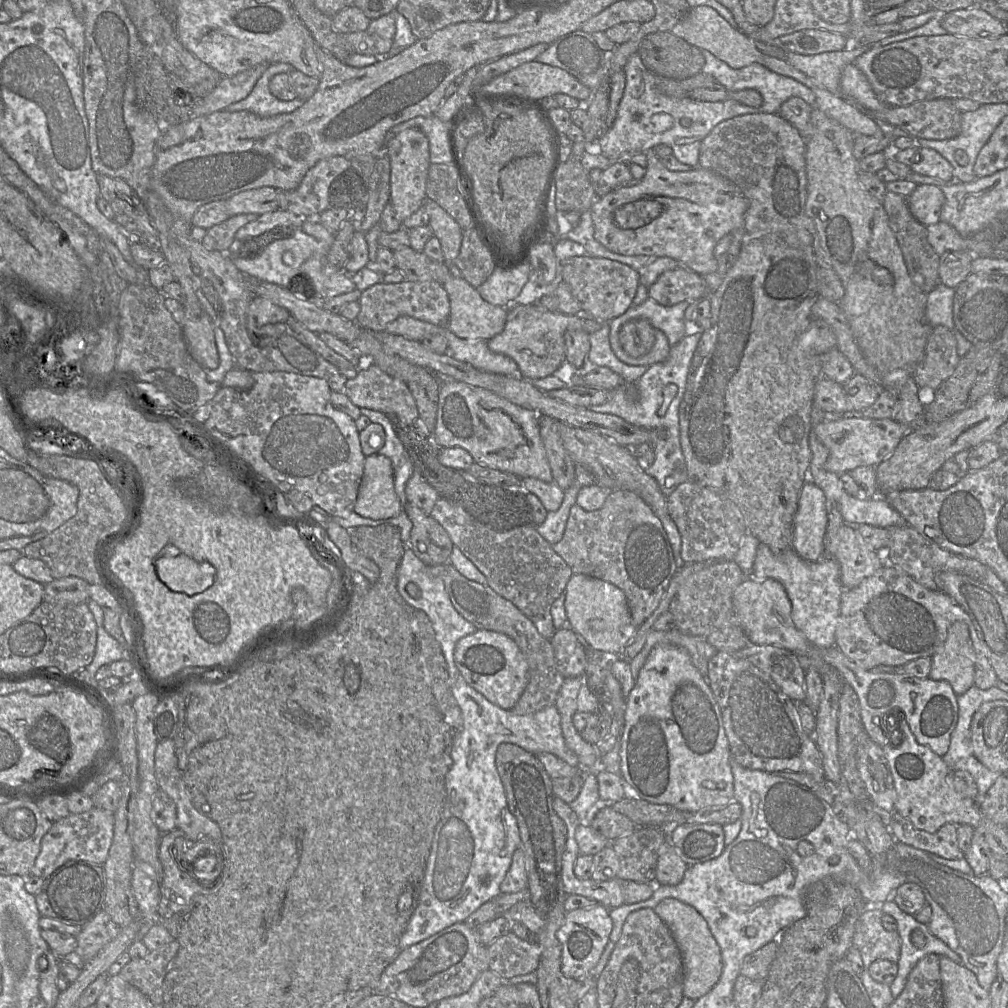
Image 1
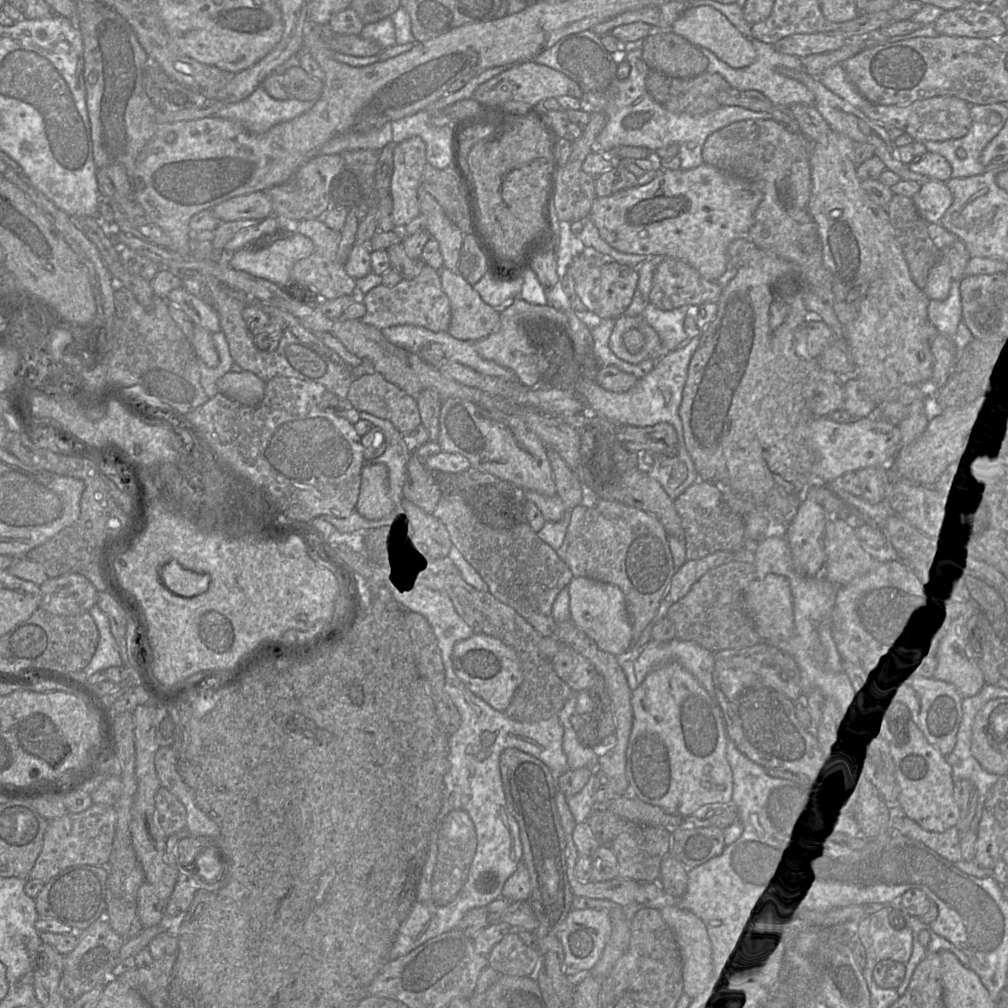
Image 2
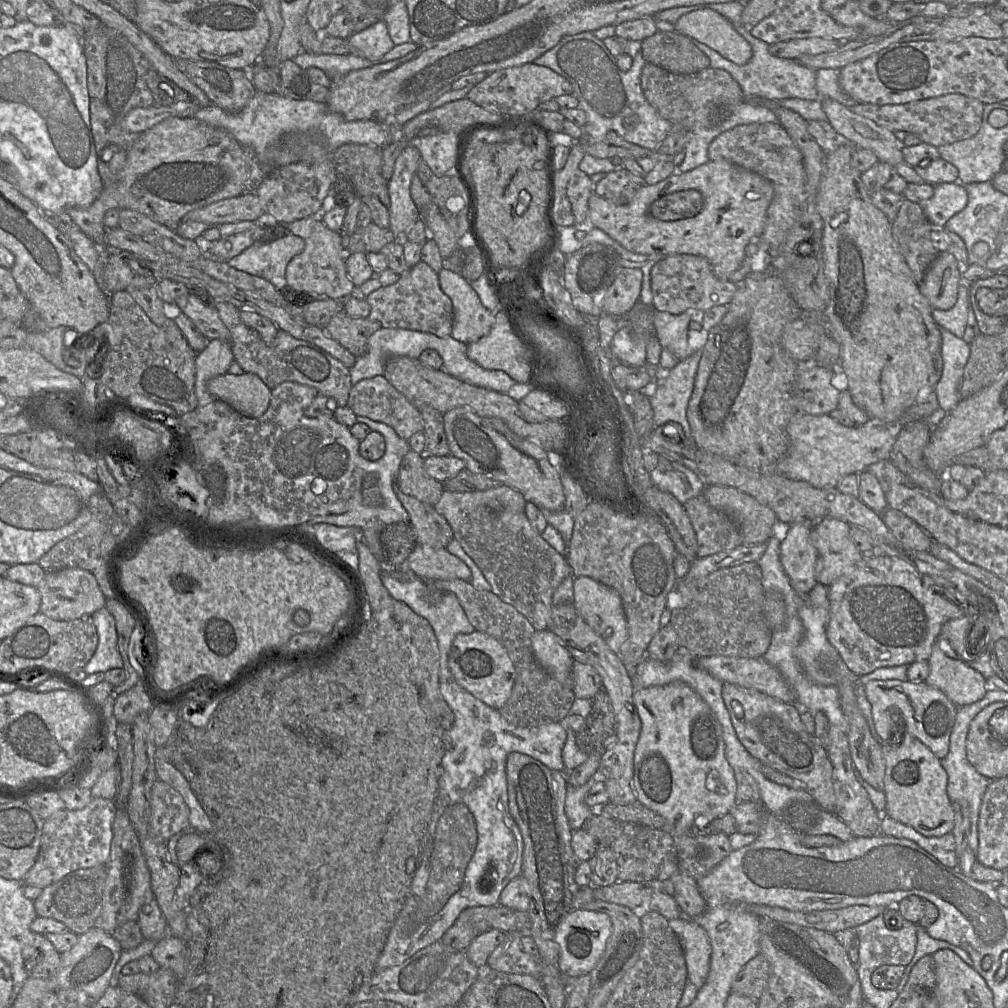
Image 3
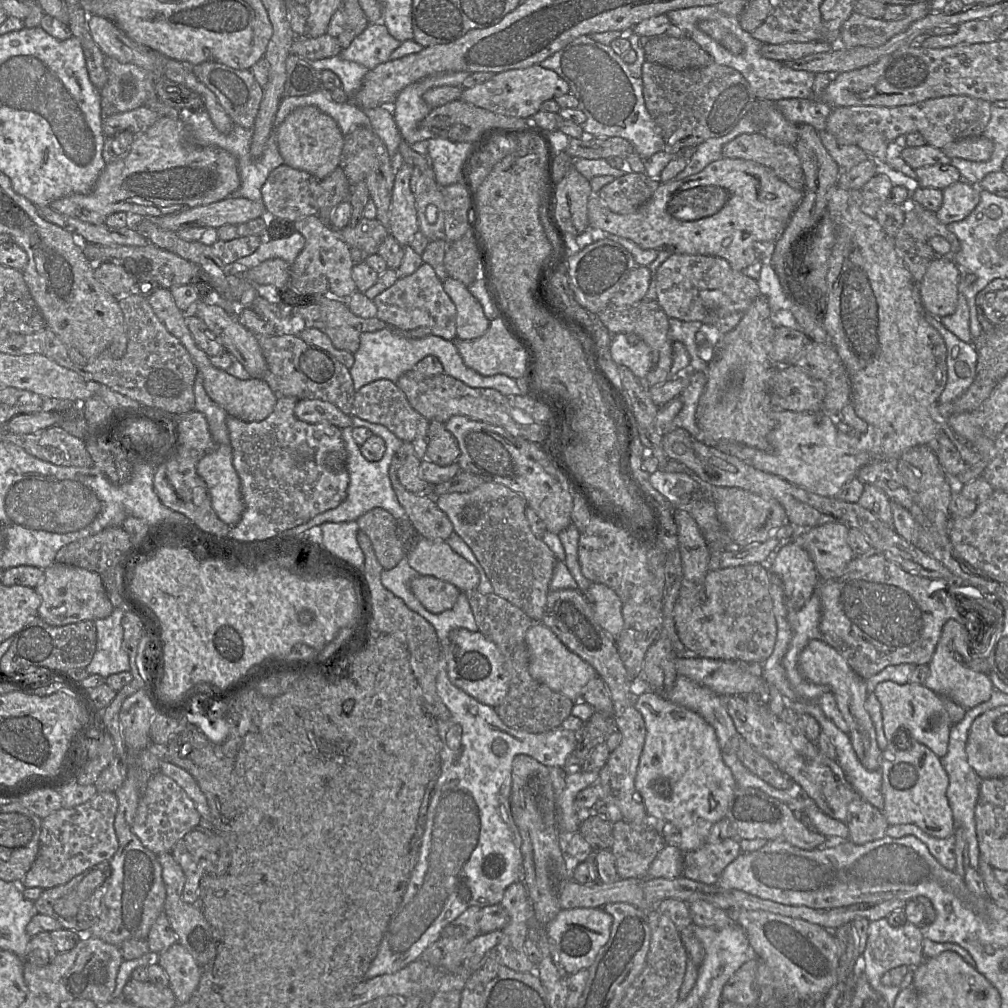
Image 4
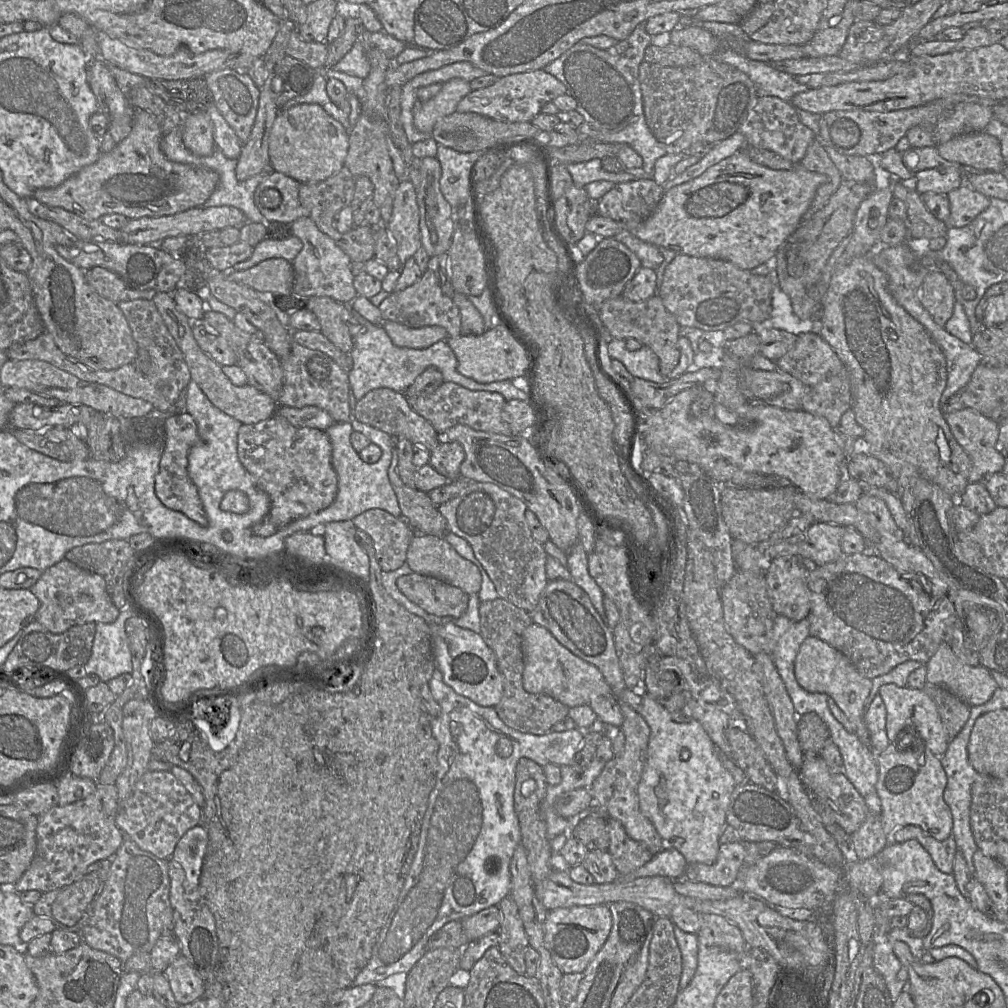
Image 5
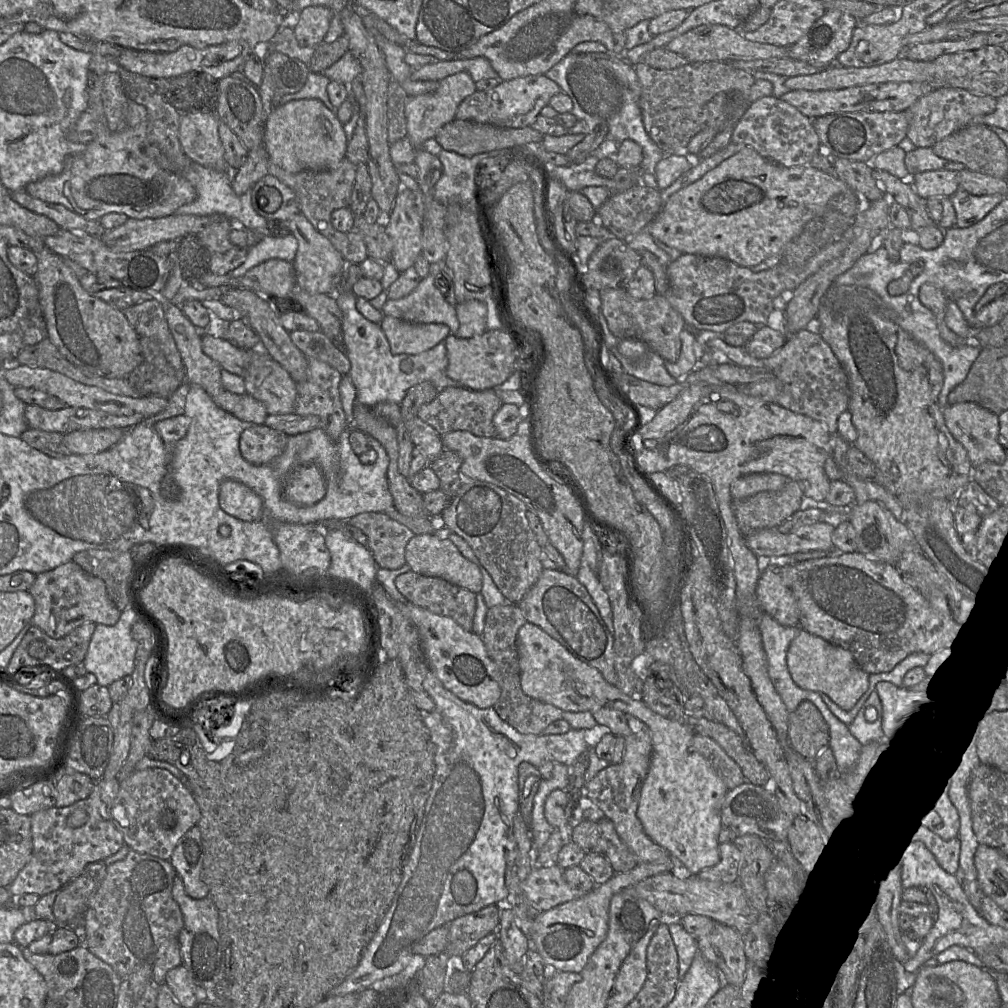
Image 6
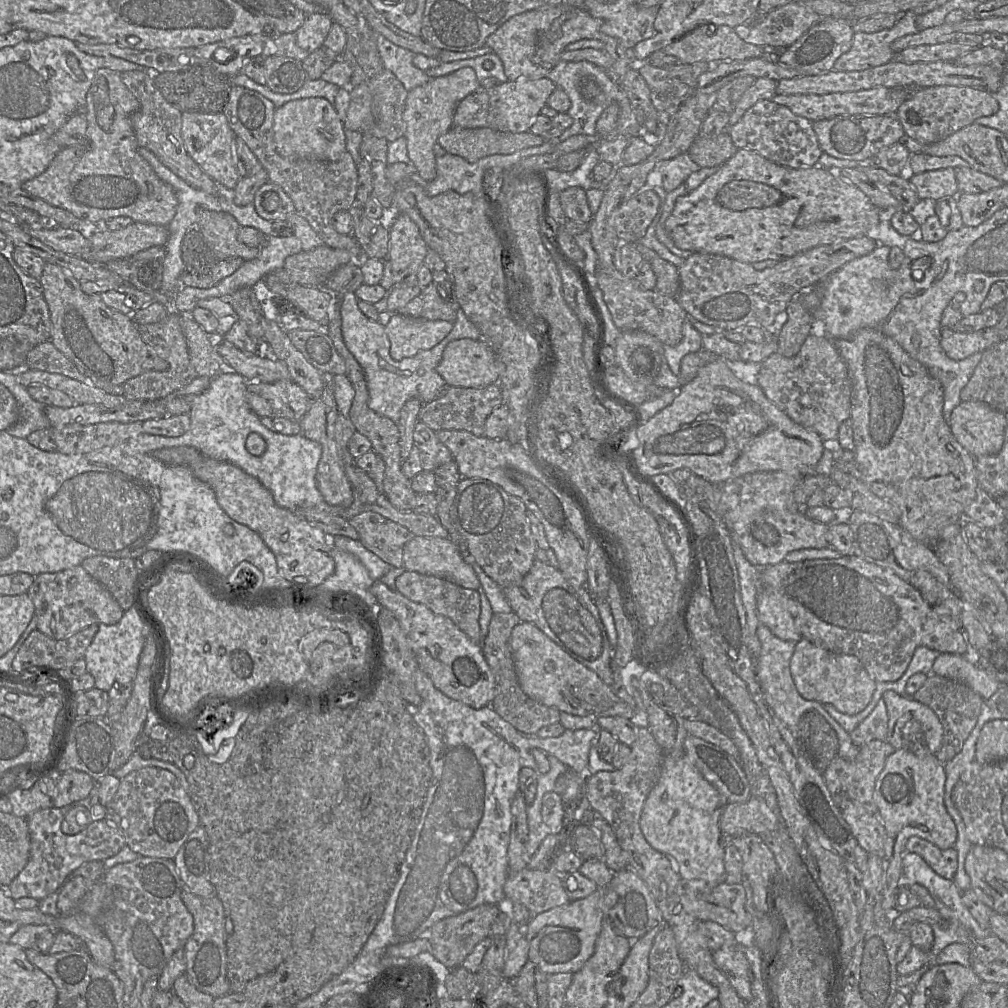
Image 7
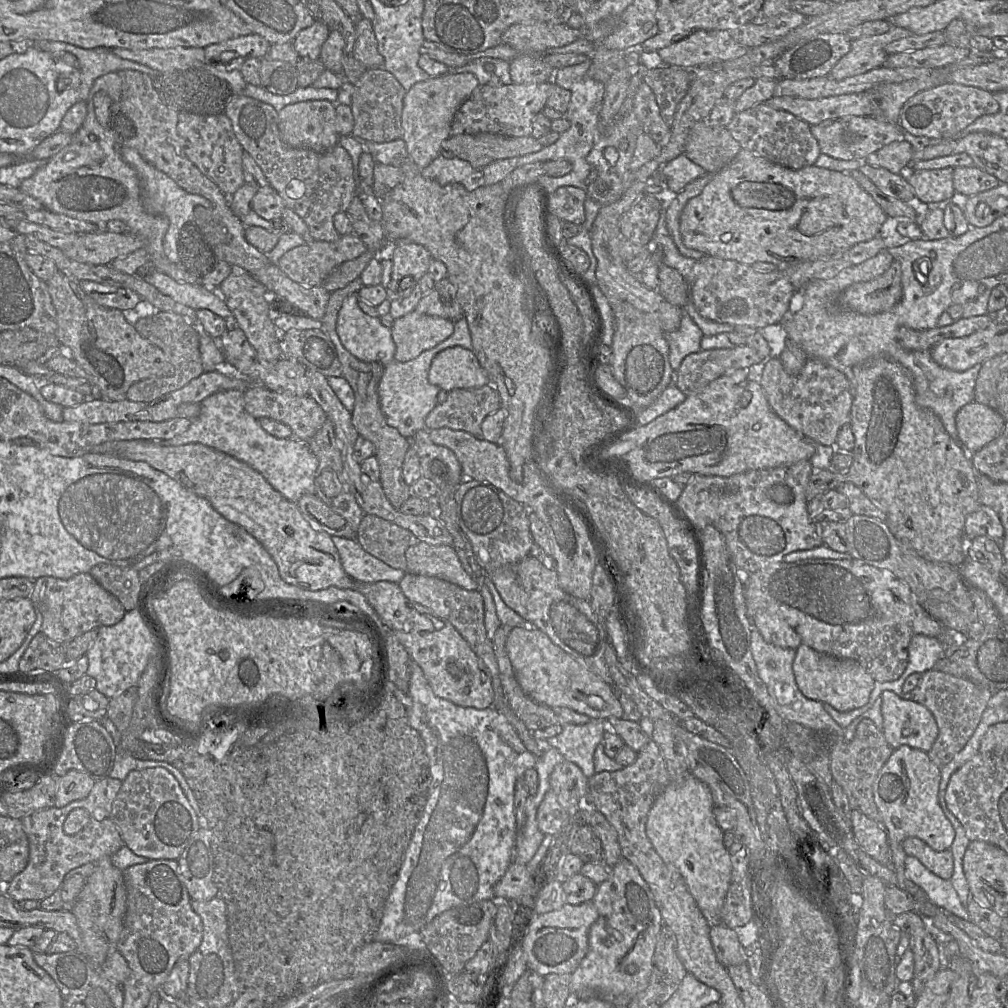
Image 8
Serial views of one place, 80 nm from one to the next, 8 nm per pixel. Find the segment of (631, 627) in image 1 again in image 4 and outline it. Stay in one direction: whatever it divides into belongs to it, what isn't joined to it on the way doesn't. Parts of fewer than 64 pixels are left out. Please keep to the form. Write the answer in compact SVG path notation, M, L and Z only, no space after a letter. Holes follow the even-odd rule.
M592 583L584 594L593 608L597 623L616 640L624 625L619 596L601 583Z

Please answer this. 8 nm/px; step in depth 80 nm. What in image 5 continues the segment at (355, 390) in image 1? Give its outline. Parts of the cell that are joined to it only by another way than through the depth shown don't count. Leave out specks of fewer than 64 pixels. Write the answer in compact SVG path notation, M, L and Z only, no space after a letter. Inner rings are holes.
M389 388L373 389L357 400L352 417L388 433L394 439L406 438L412 444L422 446L429 451L433 450L442 439L431 423L410 407L404 393L395 392Z

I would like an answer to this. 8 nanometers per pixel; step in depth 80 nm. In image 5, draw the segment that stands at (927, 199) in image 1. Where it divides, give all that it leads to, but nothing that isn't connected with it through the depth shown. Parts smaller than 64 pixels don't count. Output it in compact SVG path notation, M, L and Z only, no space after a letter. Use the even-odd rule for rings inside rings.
M966 183L947 194L950 203L950 215L947 227L961 228L969 225L990 205L990 198L973 190Z

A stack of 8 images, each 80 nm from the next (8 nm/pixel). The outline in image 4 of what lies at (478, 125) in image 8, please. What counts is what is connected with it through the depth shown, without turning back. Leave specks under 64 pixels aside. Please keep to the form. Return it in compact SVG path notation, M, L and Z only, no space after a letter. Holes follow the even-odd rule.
M535 64L496 73L484 83L463 89L459 100L496 114L530 120L540 110L543 102L568 93L568 83L557 73Z

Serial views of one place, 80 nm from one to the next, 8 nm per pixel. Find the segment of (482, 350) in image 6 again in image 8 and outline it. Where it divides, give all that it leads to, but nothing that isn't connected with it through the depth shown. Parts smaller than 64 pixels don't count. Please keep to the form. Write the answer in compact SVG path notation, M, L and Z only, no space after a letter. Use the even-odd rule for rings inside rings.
M461 346L446 348L434 357L428 381L447 392L480 388L490 383L475 353Z

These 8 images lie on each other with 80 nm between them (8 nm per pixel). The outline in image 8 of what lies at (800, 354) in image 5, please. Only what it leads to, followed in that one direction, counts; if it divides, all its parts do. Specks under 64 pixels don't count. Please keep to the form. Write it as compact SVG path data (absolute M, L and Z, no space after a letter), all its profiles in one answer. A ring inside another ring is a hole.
M769 357L763 363L760 384L773 411L802 436L811 438L815 443L835 446L839 430L845 424L850 424L853 402L851 383L843 372L820 360L808 358L798 375L790 375L785 371L779 358Z

